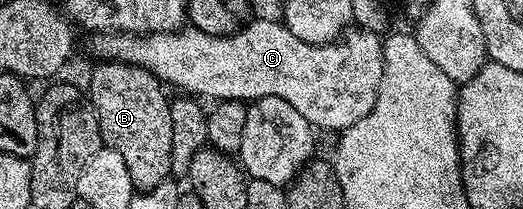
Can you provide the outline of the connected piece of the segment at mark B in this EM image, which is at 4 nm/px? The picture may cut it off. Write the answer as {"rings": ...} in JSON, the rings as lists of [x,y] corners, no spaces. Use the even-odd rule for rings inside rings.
{"rings":[[[100,61],[88,79],[90,96],[98,117],[98,132],[103,146],[122,153],[122,161],[130,173],[130,181],[137,192],[149,191],[169,182],[171,169],[171,107],[164,96],[165,84],[160,78],[138,65]]]}

